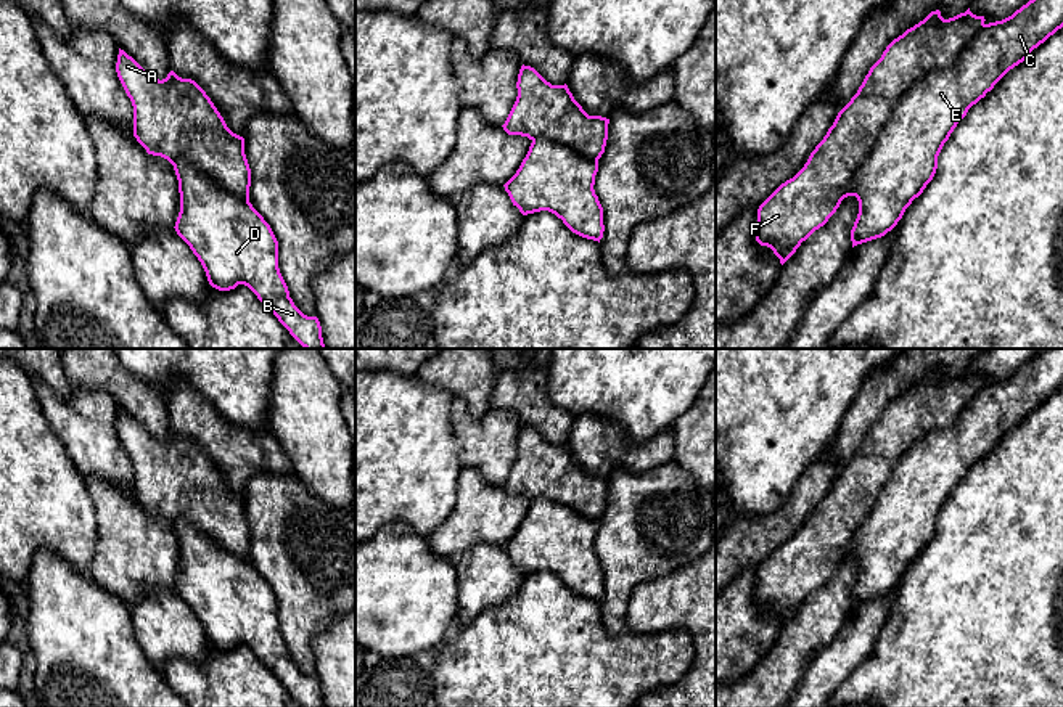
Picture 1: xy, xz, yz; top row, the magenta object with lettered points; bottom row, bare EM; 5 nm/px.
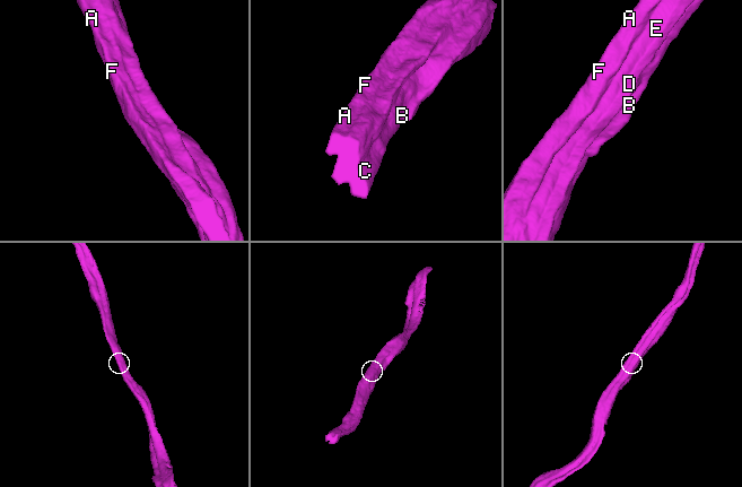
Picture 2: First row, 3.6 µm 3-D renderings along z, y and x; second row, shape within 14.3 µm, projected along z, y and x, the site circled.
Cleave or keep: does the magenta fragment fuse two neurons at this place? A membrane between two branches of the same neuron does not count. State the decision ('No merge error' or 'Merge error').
Merge error

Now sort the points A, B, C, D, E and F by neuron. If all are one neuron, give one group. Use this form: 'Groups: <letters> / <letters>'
Groups: A F / B C D E

